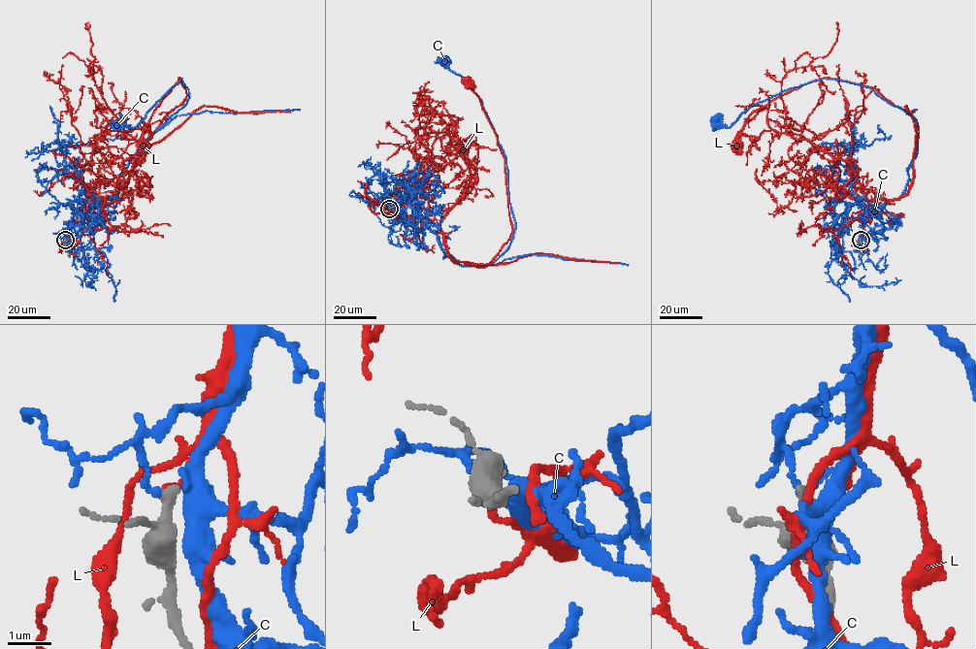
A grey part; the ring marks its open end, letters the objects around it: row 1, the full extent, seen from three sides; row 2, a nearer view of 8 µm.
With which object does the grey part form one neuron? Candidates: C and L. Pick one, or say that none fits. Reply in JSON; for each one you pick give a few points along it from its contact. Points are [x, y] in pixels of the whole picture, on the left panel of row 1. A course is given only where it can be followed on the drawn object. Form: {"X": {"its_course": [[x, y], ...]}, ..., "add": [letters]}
{"L": {"its_course": [[65, 240], [86, 203], [117, 200], [124, 192], [143, 145], [186, 96], [178, 77], [144, 129], [142, 145]]}, "add": ["L"]}

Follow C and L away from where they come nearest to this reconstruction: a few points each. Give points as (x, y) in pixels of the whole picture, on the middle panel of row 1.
C: (389, 208), (420, 218), (445, 257), (461, 266), (490, 264), (512, 238), (503, 147), (480, 99), (444, 62)
L: (390, 209), (401, 218), (426, 216), (446, 252), (475, 267), (509, 238), (504, 158), (468, 81)

